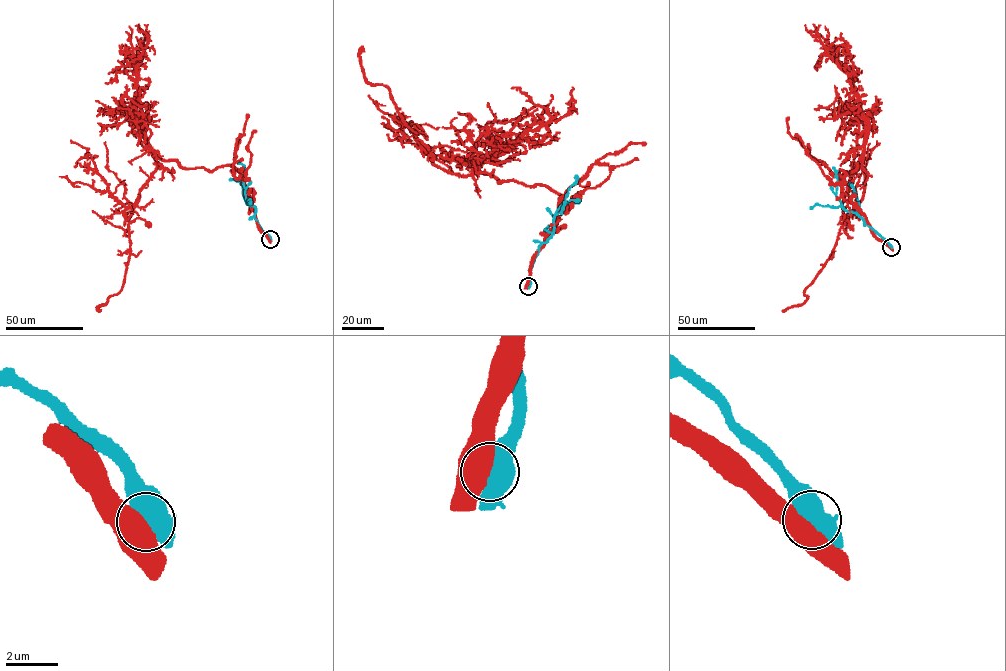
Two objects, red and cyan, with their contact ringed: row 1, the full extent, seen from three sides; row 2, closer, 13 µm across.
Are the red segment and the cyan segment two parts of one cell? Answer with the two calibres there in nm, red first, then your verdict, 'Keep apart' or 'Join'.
Thickness 700 nm (red) against 550 nm. Keep apart

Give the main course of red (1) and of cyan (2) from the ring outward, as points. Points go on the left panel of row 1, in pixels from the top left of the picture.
1: (270, 239), (237, 170), (181, 168), (153, 152), (156, 170), (128, 224), (121, 290), (98, 311)
2: (270, 239), (257, 224), (255, 207), (247, 201), (244, 167), (237, 164)

